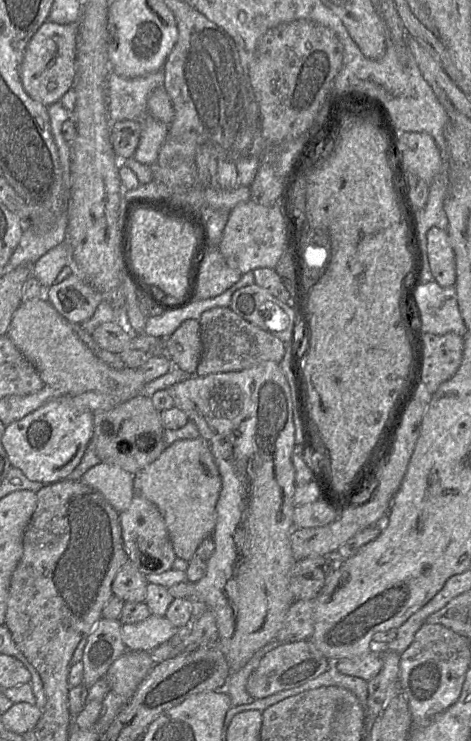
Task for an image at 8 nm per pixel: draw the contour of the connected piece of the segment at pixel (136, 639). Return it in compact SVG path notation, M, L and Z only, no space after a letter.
M151 614L141 622L122 625L121 637L127 650L151 652L170 641L177 630L165 616Z

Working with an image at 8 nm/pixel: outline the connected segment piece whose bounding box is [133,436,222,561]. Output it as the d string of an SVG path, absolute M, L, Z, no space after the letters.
M202 438L183 439L169 445L151 464L134 474L135 496L151 501L162 514L177 557L189 561L201 542L212 535L217 519L216 504L221 491L221 477L208 442Z

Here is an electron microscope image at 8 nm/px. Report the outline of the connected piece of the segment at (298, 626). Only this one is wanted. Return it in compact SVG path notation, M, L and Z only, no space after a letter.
M313 600L294 601L275 640L288 643L308 639L314 631Z

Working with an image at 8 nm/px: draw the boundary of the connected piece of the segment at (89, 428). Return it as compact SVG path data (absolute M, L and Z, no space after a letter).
M63 395L51 400L20 420L5 426L2 444L11 466L20 469L31 481L45 485L65 480L80 463L90 443L94 430L94 414L86 408L77 408L72 400L75 395Z

